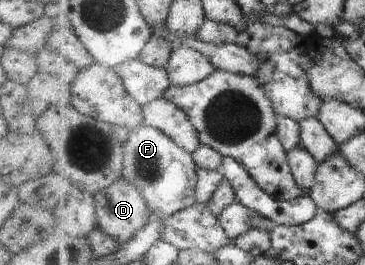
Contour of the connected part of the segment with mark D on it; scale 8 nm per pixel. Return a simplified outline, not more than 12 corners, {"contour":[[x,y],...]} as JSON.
{"contour":[[125,177],[95,197],[99,227],[121,245],[153,216]]}

